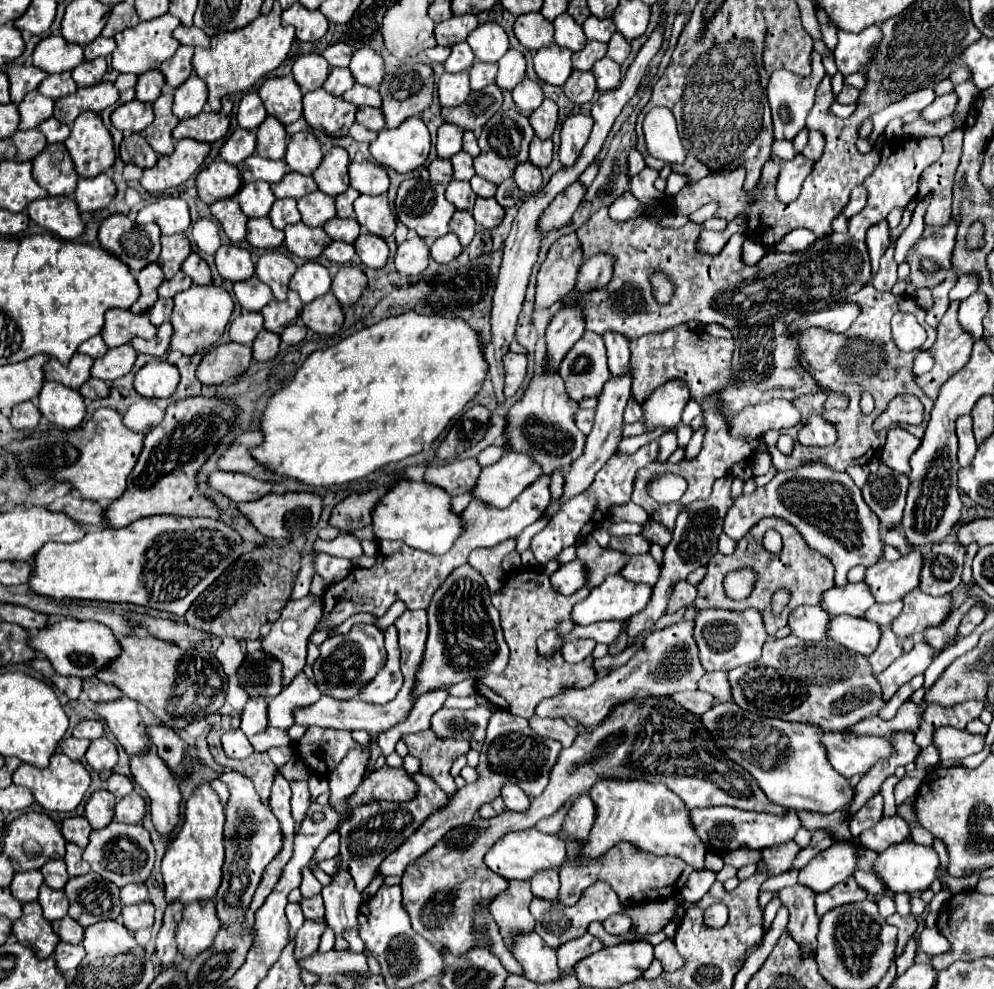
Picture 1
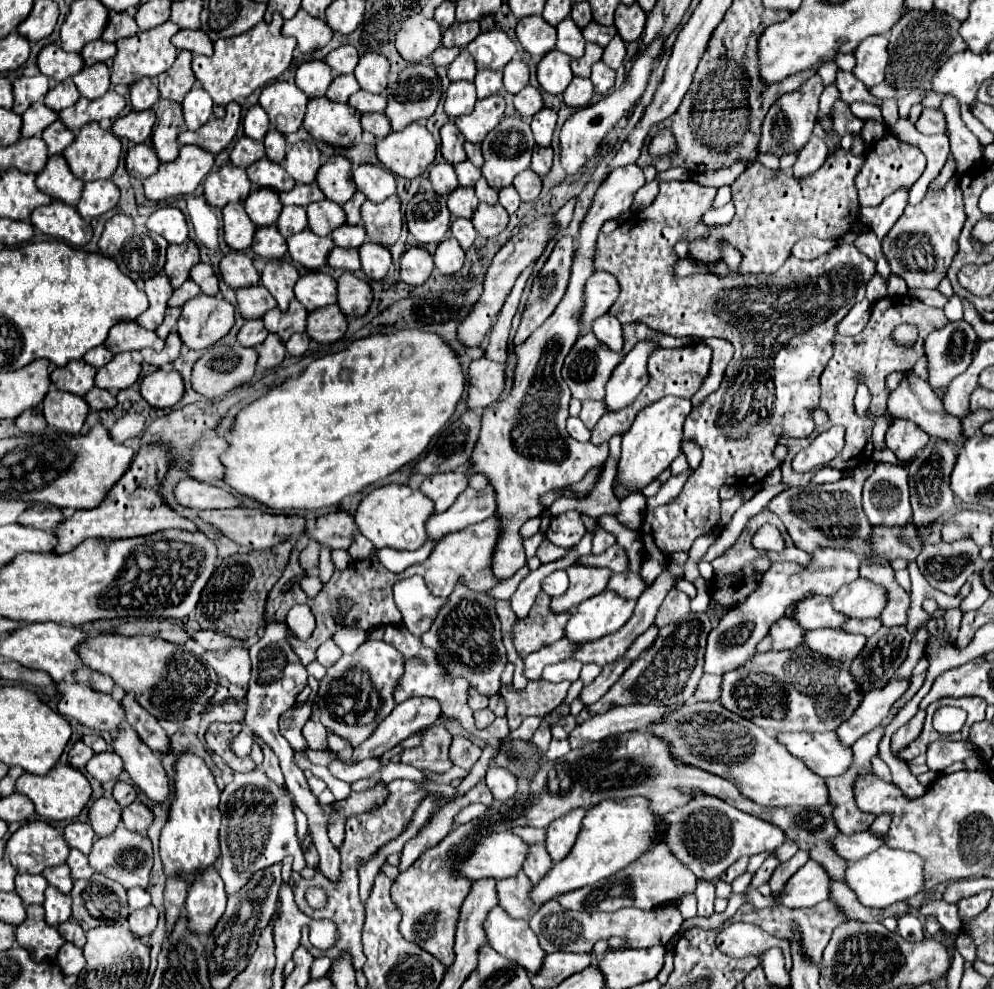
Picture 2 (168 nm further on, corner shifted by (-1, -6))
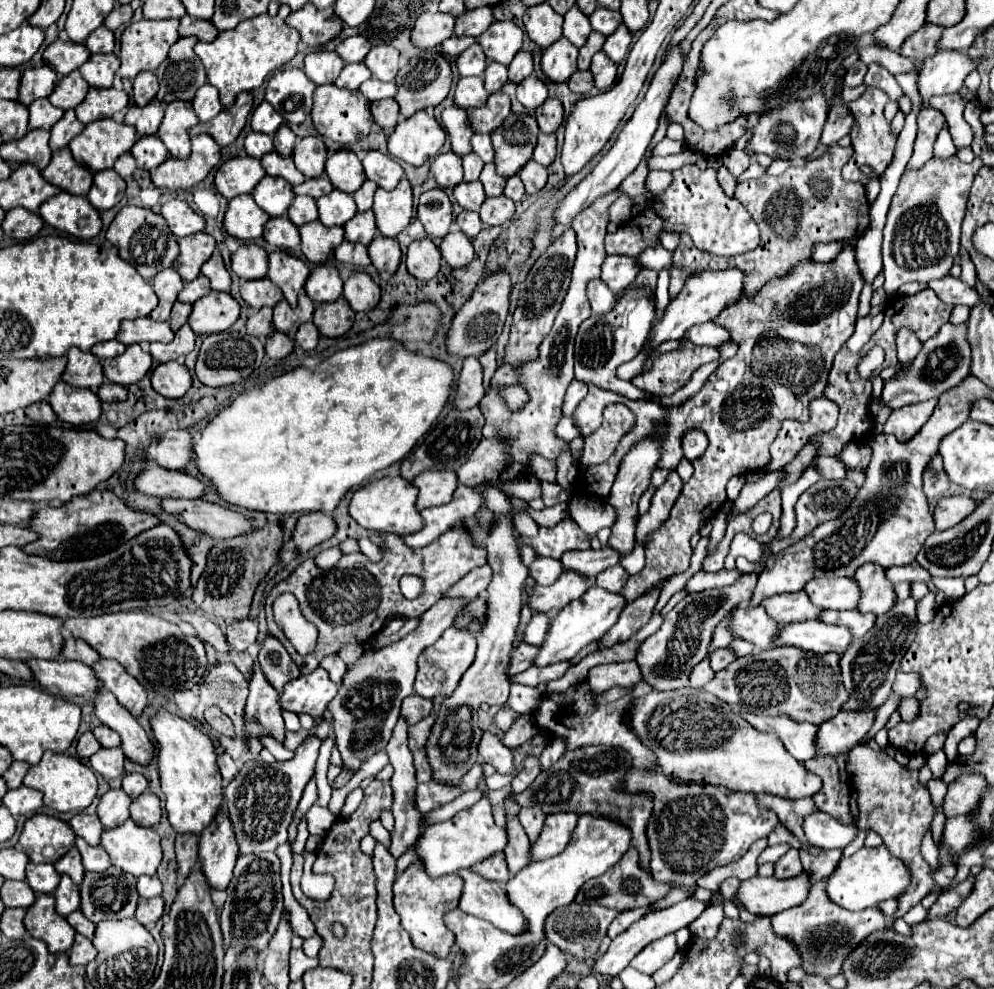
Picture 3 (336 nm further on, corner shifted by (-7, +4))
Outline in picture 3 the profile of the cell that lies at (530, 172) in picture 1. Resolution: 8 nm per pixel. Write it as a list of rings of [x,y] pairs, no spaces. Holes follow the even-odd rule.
[[[528,161],[528,165],[524,165],[524,169],[518,175],[524,181],[526,193],[538,193],[546,185],[546,179],[548,179],[546,167],[542,167],[536,161]]]

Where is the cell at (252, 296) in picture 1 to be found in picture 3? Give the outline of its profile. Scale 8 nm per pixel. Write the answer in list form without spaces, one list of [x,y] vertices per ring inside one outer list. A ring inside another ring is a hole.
[[[268,277],[254,279],[254,281],[242,281],[240,293],[242,293],[242,299],[254,309],[274,307],[282,299],[280,289]]]

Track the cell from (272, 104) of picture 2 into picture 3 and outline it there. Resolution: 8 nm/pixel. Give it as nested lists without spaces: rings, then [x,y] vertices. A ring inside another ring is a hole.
[[[302,69],[276,71],[266,87],[266,101],[288,123],[302,123],[312,111],[312,93],[316,85]]]

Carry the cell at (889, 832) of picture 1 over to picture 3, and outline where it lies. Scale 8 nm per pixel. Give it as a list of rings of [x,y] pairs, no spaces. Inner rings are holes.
[[[818,811],[804,819],[804,833],[814,847],[818,845],[822,849],[844,849],[850,841],[856,839],[858,827],[844,825],[834,817],[828,817],[828,813]]]

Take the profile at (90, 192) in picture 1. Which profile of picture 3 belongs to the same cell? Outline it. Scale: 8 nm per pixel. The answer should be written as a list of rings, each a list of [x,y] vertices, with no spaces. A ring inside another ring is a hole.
[[[114,169],[98,171],[94,173],[88,201],[96,209],[110,209],[124,197],[124,189],[126,189],[126,183]]]

